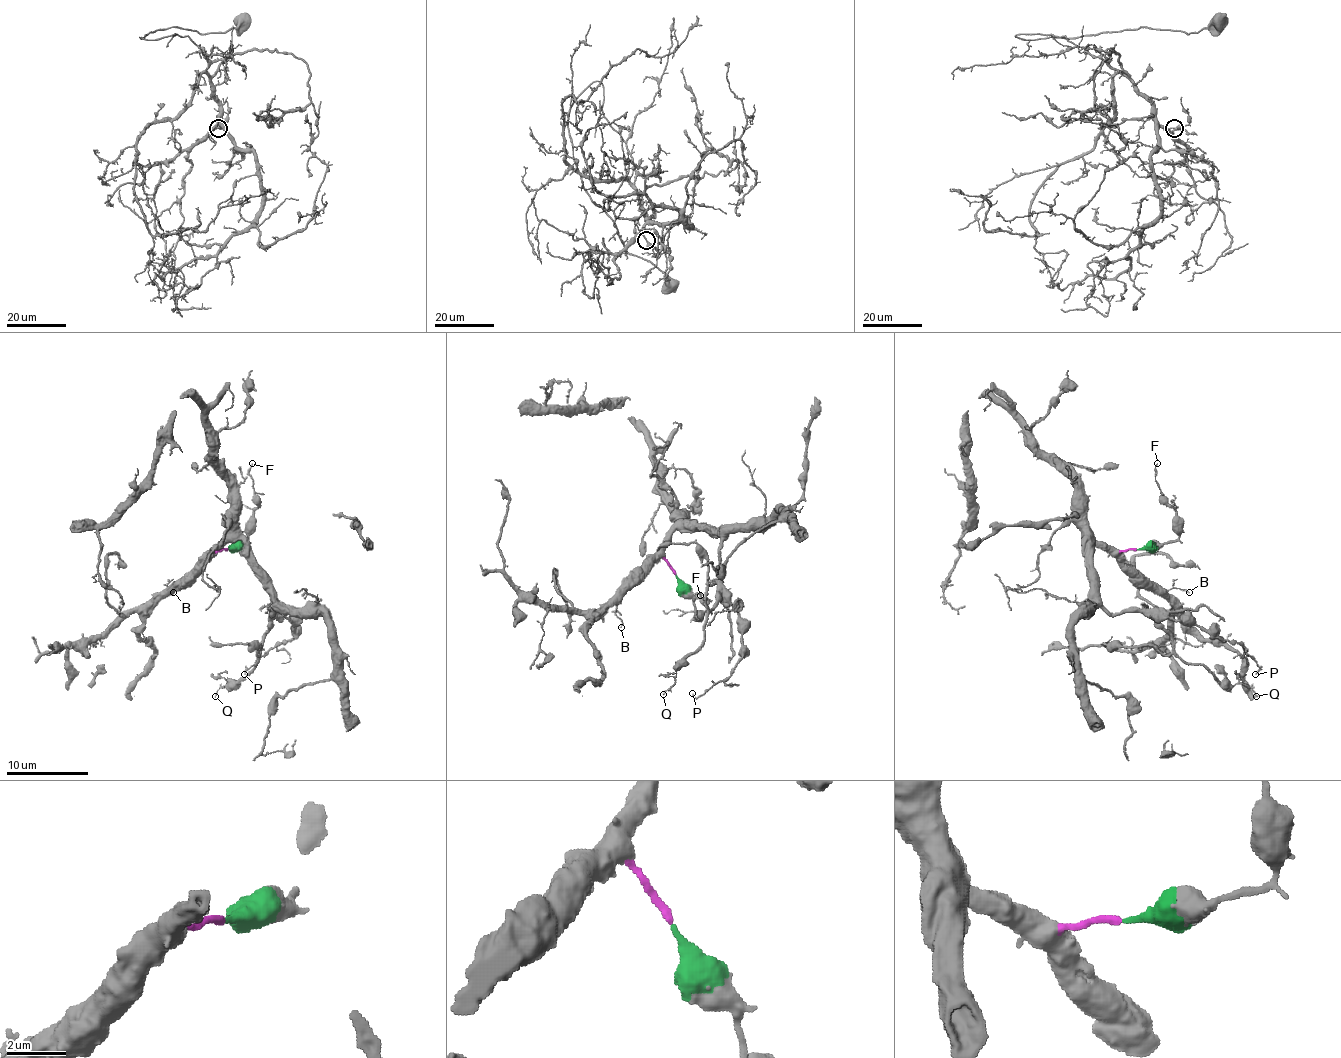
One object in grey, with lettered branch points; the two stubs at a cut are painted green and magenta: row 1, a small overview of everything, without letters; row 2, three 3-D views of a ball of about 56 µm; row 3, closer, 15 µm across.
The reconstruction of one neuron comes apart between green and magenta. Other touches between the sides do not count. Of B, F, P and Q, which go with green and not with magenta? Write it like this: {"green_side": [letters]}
{"green_side": ["F"]}

